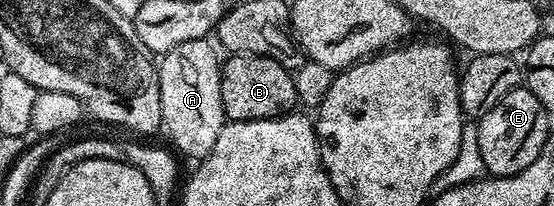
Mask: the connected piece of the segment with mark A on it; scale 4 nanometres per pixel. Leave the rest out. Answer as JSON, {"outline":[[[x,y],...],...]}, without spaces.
{"outline":[[[207,38],[186,41],[174,49],[163,52],[159,60],[158,85],[161,89],[161,121],[162,131],[168,134],[173,148],[181,156],[189,155],[193,161],[205,159],[214,149],[214,141],[218,141],[218,133],[222,133],[225,125],[224,110],[222,109],[222,93],[220,92],[220,65],[221,60],[216,59],[217,48]]]}

